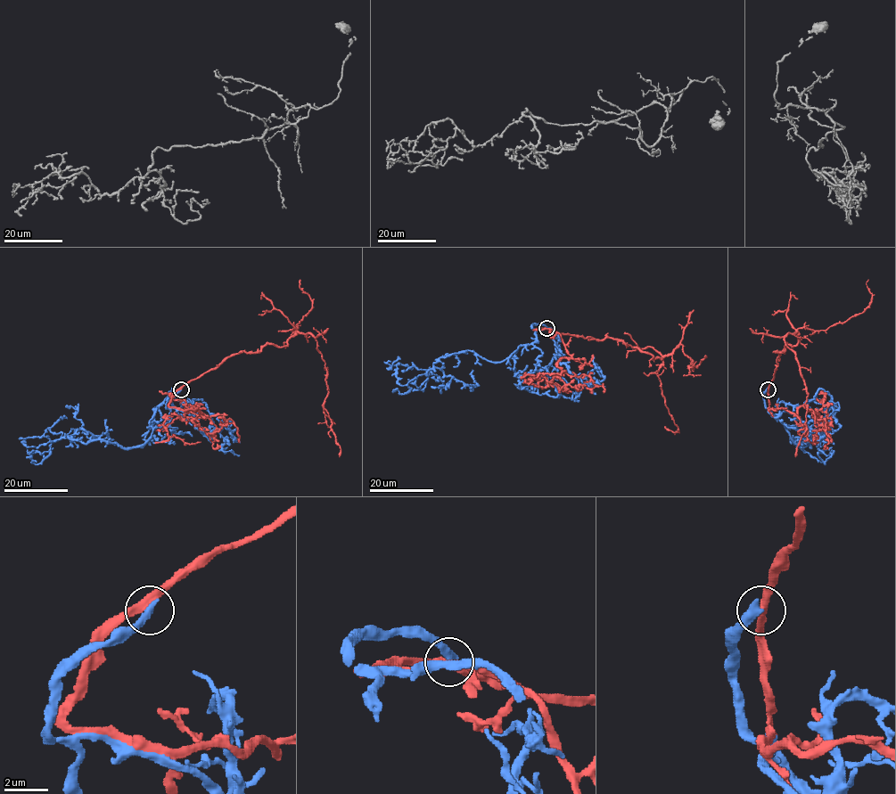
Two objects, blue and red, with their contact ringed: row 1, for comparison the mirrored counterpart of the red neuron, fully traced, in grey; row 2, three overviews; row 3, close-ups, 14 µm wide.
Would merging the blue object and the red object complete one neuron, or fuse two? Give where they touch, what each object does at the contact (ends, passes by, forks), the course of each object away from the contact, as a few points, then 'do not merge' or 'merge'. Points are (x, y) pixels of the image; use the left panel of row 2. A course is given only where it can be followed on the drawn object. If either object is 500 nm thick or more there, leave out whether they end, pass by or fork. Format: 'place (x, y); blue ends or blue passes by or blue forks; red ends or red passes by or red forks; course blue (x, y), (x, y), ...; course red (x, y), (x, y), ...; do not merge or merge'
place (181, 389); blue ends; red passes by; course blue (181, 388), (168, 398), (170, 421), (137, 446), (69, 437), (54, 440), (36, 464), (32, 450); course red (181, 388), (233, 356), (267, 344), (283, 347), (299, 332), (310, 333), (325, 364), (324, 408), (339, 456); do not merge

